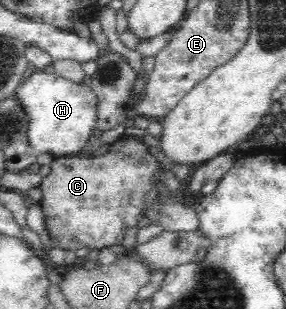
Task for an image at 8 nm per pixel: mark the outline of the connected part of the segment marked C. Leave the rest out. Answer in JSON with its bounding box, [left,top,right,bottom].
[37,136,163,249]

